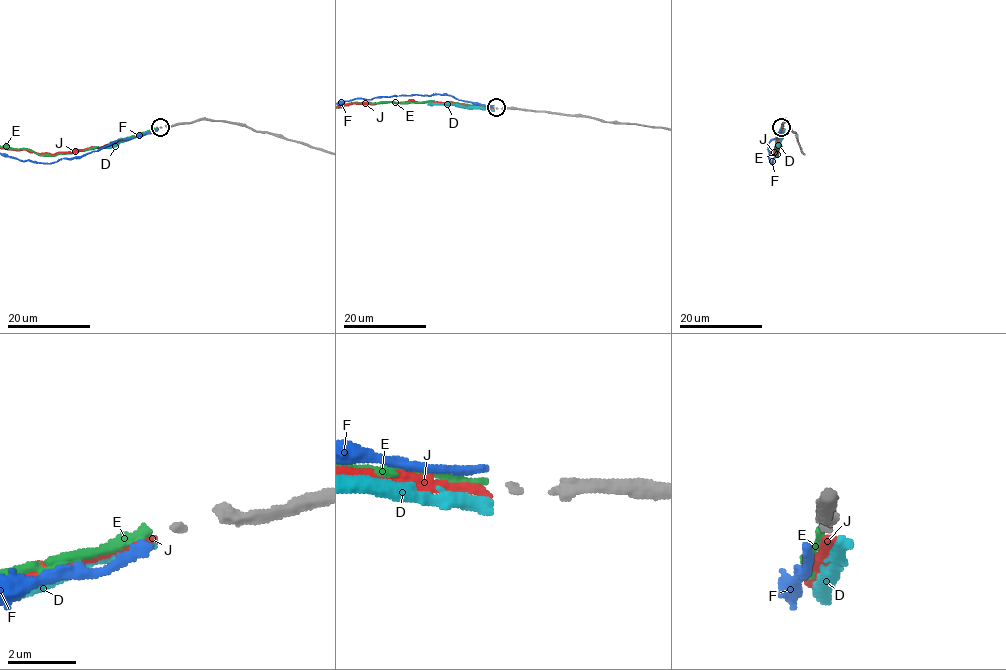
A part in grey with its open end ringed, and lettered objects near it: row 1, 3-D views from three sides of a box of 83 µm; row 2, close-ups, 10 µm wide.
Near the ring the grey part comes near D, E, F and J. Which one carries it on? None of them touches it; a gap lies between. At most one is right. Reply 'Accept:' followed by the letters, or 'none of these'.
Accept: E

